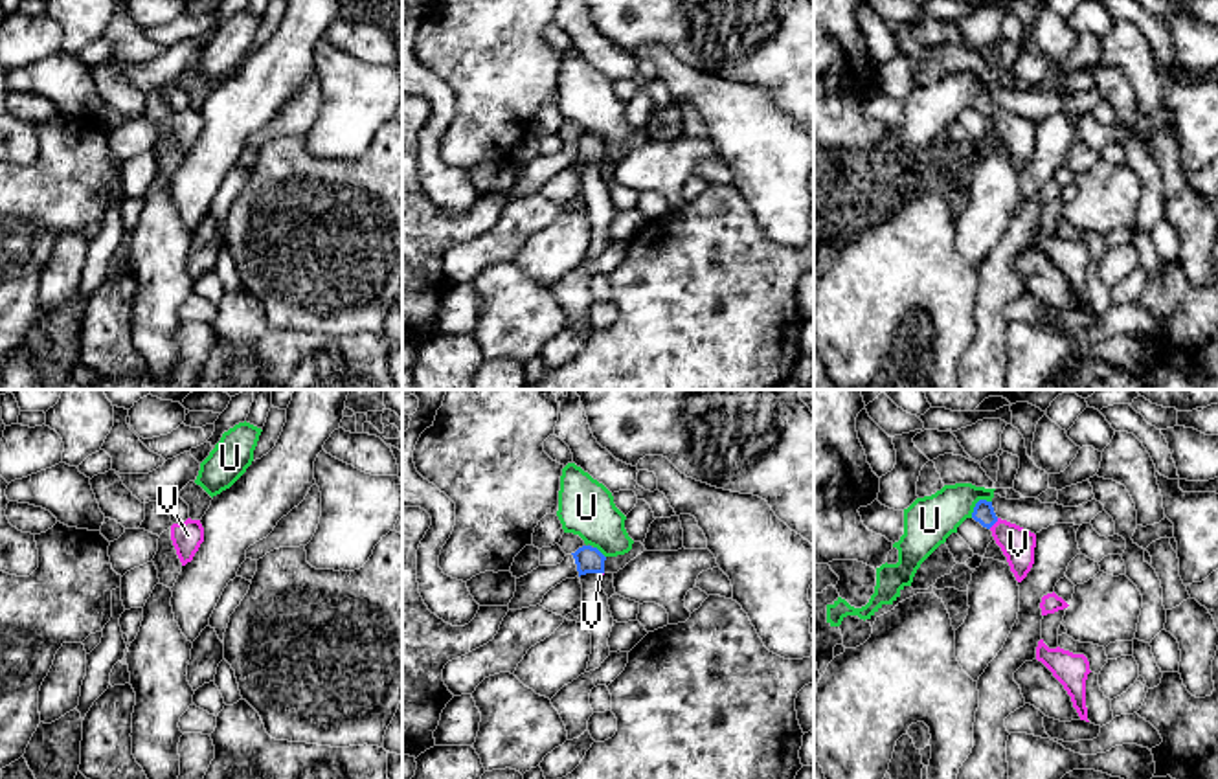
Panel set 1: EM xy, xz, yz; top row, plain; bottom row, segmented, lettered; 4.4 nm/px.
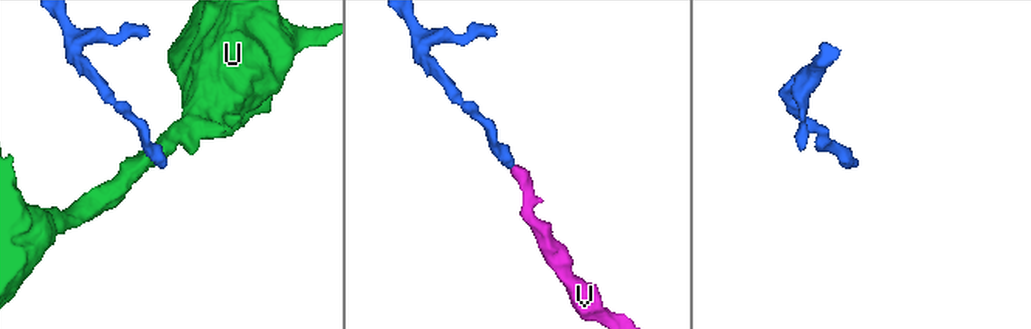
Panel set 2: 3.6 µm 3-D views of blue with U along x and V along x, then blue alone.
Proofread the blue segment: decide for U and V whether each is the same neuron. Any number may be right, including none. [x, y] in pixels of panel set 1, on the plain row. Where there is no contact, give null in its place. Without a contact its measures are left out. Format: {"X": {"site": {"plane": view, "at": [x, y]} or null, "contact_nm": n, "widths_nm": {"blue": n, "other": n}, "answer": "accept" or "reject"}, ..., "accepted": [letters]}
{"U": {"site": {"plane": "yz", "at": [976, 92]}, "contact_nm": 120, "widths_nm": {"blue": 90, "other": 220}, "answer": "reject"}, "V": {"site": {"plane": "yz", "at": [992, 112]}, "contact_nm": 60, "widths_nm": {"blue": 90, "other": 150}, "answer": "accept"}, "accepted": ["V"]}

